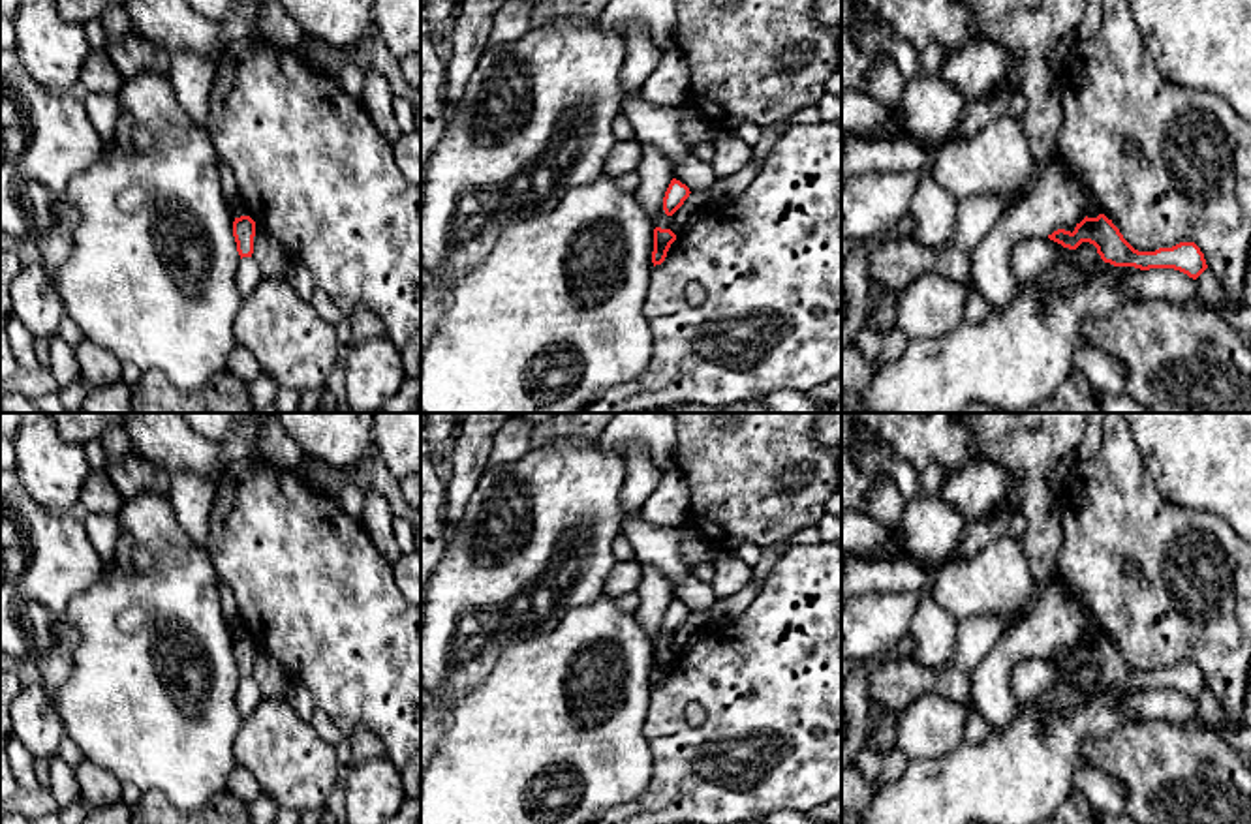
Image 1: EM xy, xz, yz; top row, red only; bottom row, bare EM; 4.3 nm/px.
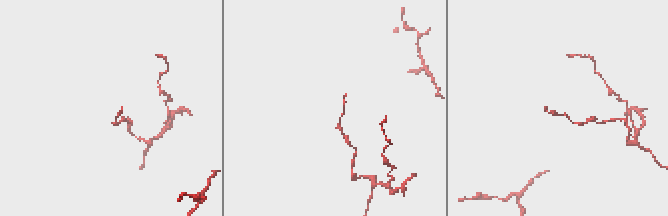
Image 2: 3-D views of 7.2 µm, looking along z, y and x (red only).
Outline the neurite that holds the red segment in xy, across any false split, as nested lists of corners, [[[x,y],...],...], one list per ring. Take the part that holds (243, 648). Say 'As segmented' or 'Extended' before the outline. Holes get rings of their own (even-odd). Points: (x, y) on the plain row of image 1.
As segmented. [[[250,636],[235,638],[233,657],[235,657],[237,672],[239,672],[240,679],[252,678],[254,657],[255,657],[255,642]]]

